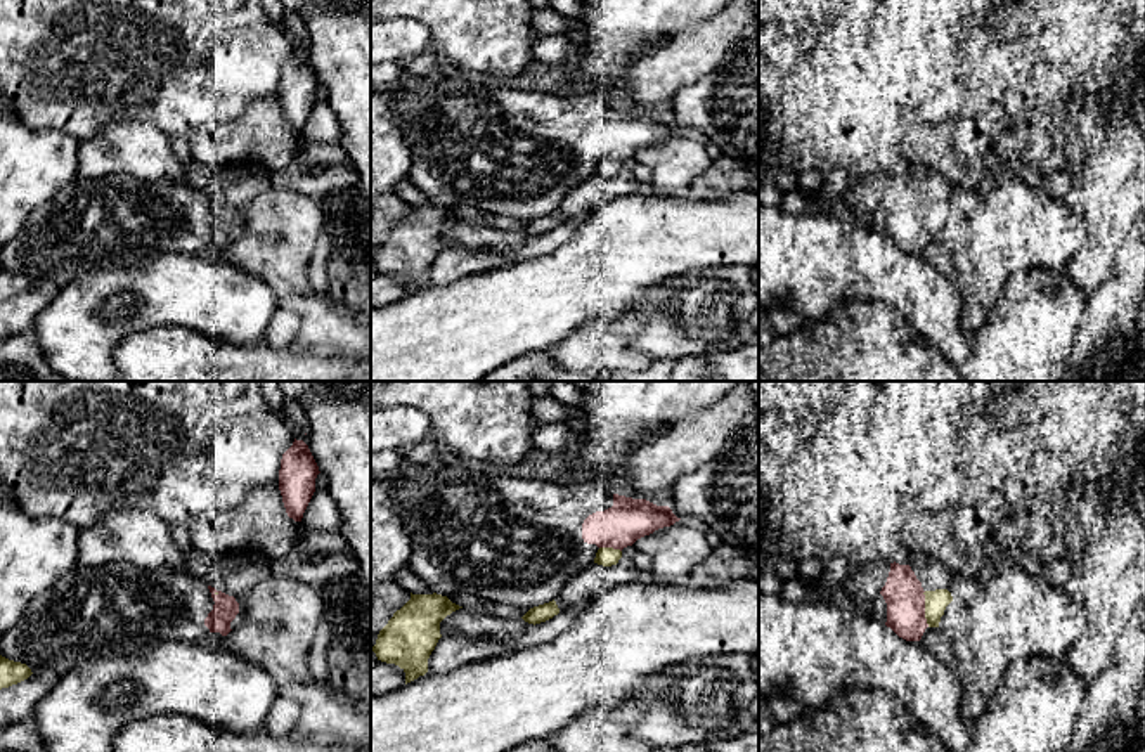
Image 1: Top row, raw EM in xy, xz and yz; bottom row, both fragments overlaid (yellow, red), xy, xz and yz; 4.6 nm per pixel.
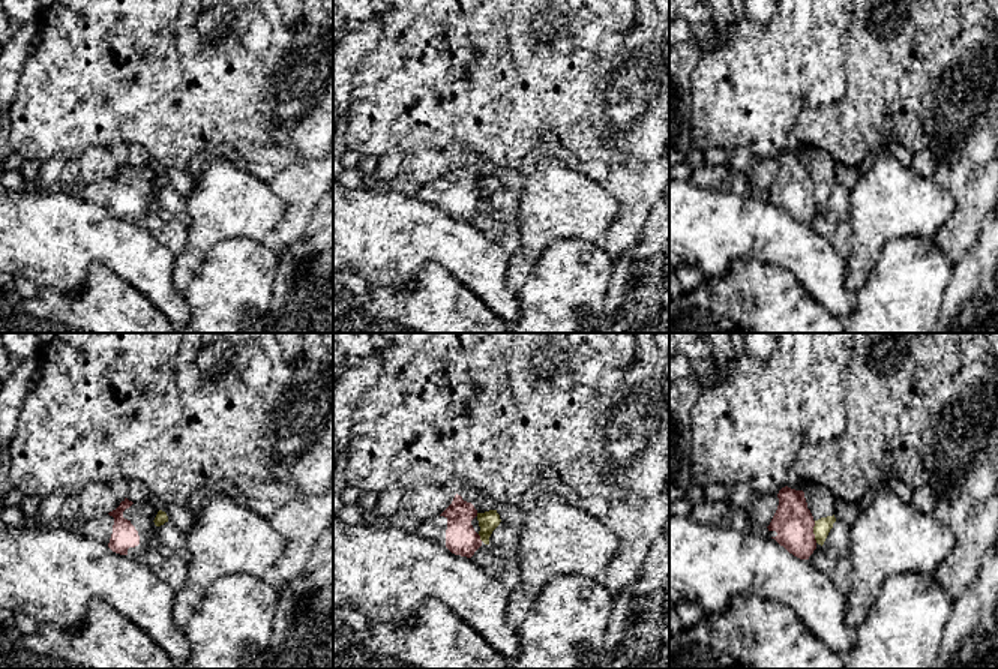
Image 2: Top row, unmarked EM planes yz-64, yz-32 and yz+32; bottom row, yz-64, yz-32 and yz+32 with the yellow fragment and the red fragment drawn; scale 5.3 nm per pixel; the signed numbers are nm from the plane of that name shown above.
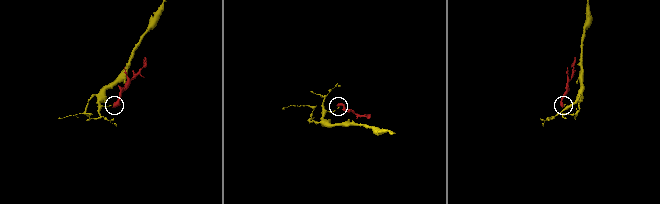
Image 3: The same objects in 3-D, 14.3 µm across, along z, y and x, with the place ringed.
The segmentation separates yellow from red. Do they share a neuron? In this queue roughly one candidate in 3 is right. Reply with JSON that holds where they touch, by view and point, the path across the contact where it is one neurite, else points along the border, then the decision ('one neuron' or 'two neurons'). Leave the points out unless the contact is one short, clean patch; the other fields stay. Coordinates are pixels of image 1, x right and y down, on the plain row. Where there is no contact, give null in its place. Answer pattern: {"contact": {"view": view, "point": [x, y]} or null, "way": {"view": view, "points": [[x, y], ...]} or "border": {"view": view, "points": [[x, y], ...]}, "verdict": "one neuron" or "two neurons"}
{"contact": {"view": "yz", "point": [925, 220]}, "verdict": "two neurons"}

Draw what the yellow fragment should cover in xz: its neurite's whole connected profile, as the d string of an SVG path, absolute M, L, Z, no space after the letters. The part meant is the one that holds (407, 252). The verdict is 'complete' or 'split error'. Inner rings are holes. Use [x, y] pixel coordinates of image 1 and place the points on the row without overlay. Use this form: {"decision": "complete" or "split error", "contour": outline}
{"decision": "complete", "contour": "M412 206L379 243L372 263L378 272L405 284L405 296L428 284L428 270L440 246L440 234L463 218L442 206Z"}

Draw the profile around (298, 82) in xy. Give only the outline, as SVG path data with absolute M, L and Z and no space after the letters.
M303 52L293 54L293 57L282 66L279 81L279 102L286 125L294 133L301 133L303 125L315 104L315 90L319 78Z

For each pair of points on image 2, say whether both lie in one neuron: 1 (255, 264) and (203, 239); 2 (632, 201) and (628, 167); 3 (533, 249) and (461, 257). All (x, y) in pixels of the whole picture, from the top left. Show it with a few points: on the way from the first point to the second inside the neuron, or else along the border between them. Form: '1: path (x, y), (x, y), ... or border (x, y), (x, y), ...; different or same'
1: border (249, 237), (225, 237), (219, 240), (195, 273); different
2: path (632, 192), (631, 176); same
3: border (509, 255), (508, 287), (511, 291); different

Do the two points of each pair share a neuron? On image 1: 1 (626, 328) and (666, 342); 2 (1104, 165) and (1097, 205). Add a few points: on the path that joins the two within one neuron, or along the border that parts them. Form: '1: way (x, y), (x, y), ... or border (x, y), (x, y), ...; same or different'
1: border (638, 314), (643, 330), (629, 350); different
2: border (1126, 181), (1085, 182); different

